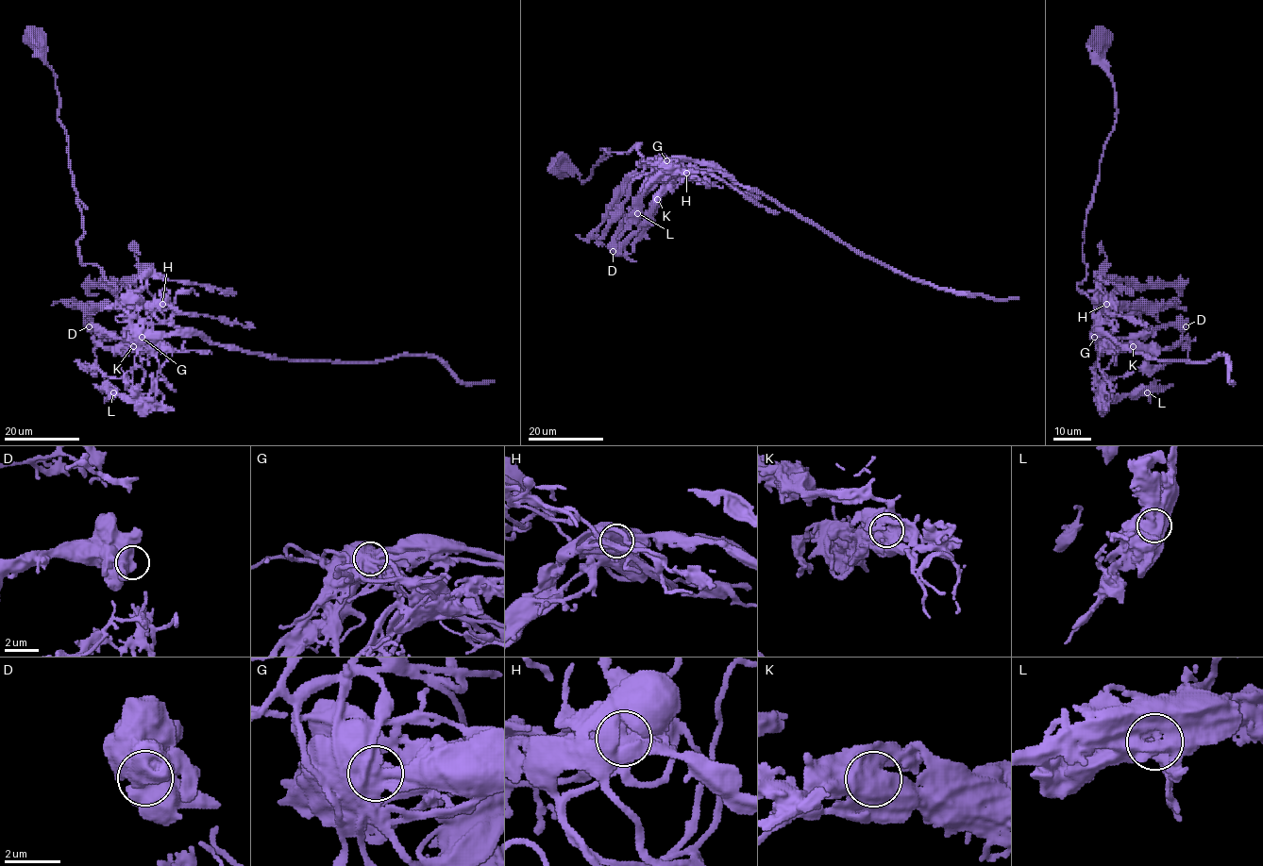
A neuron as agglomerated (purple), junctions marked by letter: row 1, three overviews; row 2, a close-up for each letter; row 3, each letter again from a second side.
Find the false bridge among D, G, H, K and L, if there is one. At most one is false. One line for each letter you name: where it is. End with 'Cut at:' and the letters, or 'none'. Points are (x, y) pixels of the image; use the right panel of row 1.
G: at (1094, 337)
Cut at: G

